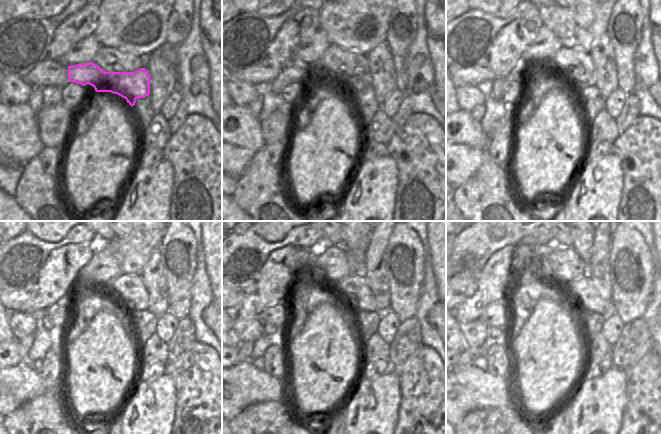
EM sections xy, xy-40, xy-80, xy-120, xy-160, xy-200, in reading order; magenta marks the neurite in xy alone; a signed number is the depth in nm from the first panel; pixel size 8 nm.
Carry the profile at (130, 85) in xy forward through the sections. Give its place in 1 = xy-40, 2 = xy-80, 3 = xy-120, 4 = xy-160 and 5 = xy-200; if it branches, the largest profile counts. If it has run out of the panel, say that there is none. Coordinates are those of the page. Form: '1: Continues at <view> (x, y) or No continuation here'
1: Continues at xy-40 (312, 75)
2: Continues at xy-80 (523, 72)
3: Continues at xy-120 (47, 323)
4: Continues at xy-160 (268, 329)
5: Continues at xy-200 (492, 332).

